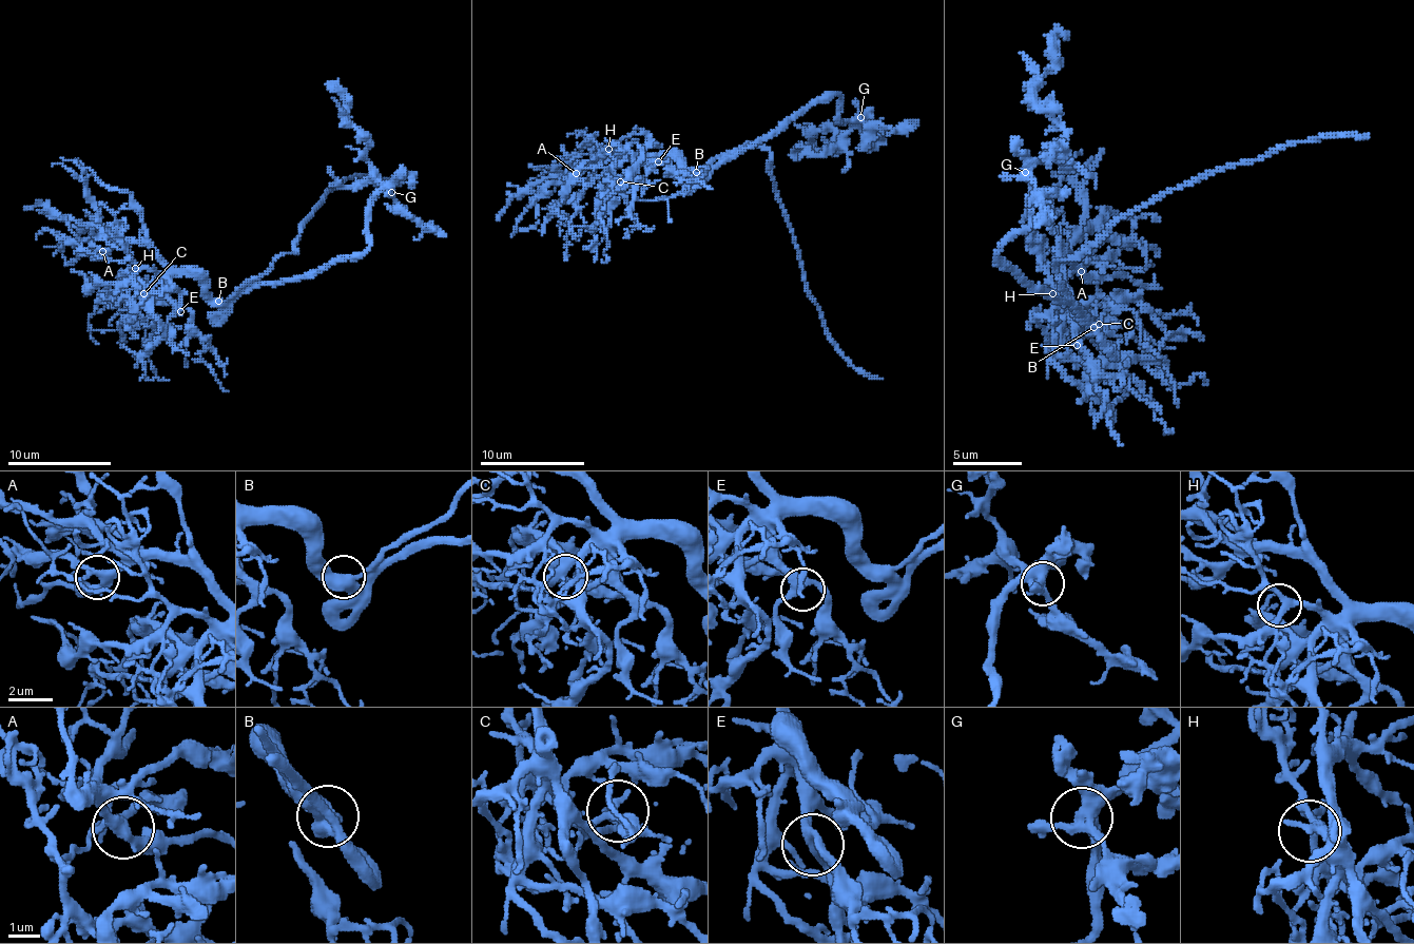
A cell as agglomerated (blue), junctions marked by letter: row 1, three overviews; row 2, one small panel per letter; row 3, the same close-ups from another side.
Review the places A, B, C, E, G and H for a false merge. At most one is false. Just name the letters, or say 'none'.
none

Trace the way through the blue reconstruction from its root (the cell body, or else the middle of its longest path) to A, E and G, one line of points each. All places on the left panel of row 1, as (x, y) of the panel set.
A: (265, 282), (240, 285), (225, 301), (217, 301), (197, 280), (173, 274), (144, 246), (113, 243), (102, 251)
E: (265, 282), (240, 285), (225, 301), (217, 301), (197, 280), (176, 274), (166, 285), (166, 295), (180, 311)
G: (265, 282), (313, 277), (337, 262), (356, 258), (369, 245), (368, 205), (381, 192), (391, 192)

